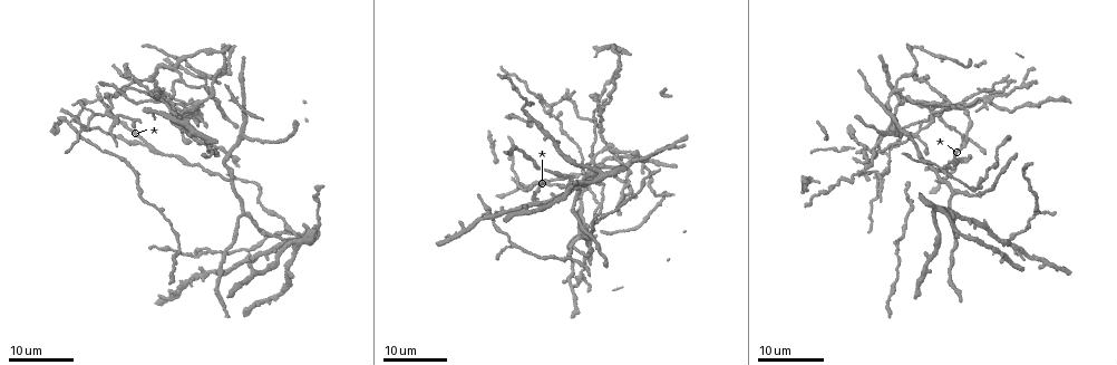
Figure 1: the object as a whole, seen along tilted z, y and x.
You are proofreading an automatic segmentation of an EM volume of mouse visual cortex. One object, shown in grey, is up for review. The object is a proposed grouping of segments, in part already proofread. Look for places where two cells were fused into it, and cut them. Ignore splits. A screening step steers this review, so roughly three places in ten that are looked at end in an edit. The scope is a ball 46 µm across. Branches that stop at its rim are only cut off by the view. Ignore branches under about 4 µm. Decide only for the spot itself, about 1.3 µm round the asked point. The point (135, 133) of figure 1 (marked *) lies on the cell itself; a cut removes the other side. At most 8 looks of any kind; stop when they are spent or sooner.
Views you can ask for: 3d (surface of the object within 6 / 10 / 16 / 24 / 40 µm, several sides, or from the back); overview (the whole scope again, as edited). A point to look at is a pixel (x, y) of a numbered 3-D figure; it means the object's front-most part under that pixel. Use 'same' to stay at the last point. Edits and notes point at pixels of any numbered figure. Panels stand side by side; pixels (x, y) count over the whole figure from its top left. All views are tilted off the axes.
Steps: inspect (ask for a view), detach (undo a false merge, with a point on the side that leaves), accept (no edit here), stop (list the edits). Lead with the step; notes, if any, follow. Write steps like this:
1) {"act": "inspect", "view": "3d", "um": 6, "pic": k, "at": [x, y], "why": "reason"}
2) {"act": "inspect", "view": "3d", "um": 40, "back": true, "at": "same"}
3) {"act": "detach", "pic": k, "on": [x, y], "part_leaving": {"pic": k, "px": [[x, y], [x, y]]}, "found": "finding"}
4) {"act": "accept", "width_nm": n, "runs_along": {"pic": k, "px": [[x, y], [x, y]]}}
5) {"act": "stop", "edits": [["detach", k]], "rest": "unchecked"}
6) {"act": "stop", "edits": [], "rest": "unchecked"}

{"act": "inspect", "view": "3d", "um": 24, "pic": 1, "at": [932, 110], "why": "side arm on a straight run"}

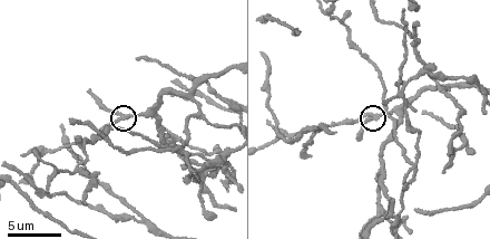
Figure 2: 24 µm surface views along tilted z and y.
{"act": "inspect", "view": "3d", "um": 10, "pic": 2, "at": [120, 115]}

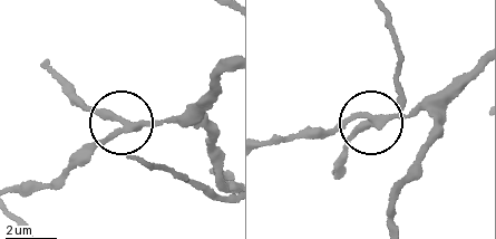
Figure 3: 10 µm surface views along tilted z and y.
{"act": "inspect", "view": "3d", "um": 6, "pic": 3, "at": [372, 125]}

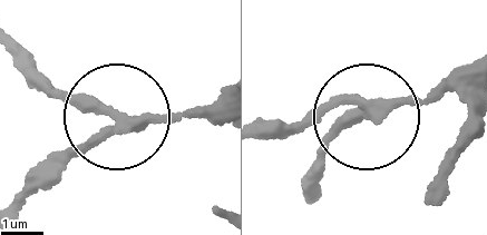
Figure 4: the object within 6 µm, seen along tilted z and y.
{"act": "accept", "side_arm_um": 5, "found": "all the same cell"}

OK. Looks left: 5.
{"act": "inspect", "view": "3d", "um": 6, "pic": 2, "at": [175, 137], "why": "three-way junction"}

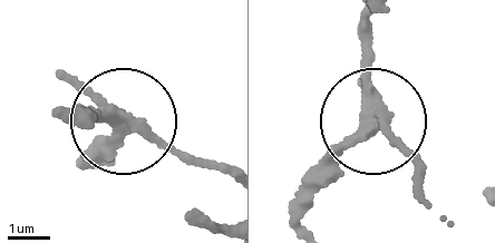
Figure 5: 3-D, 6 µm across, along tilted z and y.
{"act": "detach", "pic": 5, "on": [64, 71], "side_arm_um": 7, "part_leaving": {"pic": 5, "px": [[119, 118], [225, 167]]}, "found": "a second cell is stuck on"}

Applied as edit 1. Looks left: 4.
{"act": "inspect", "view": "3d", "um": 16, "pic": 1, "at": [241, 134]}

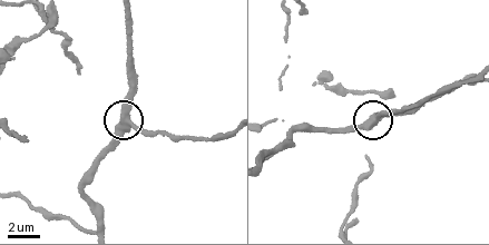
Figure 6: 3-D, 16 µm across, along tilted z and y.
{"act": "inspect", "view": "3d", "um": 10, "pic": 6, "at": [376, 120]}

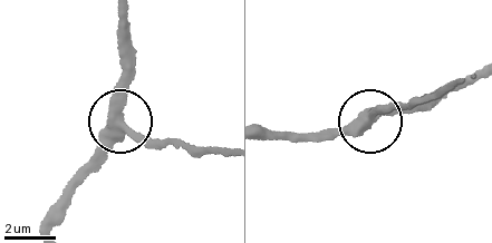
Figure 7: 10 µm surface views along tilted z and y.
{"act": "accept", "arms": 3, "runs_along": {"pic": 7, "px": [[52, 222], [116, 141], [131, 56]]}, "found": "one cell here"}

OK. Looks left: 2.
{"act": "inspect", "view": "3d", "um": 24, "pic": 1, "at": [232, 182], "why": "arms part here"}

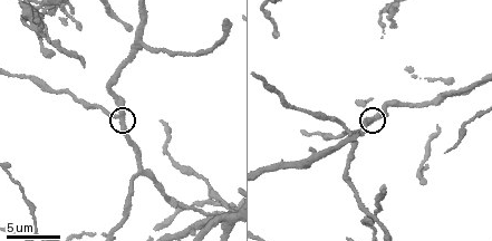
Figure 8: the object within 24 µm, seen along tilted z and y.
{"act": "inspect", "view": "3d", "um": 6, "pic": 8, "at": [373, 119], "why": "closer look"}

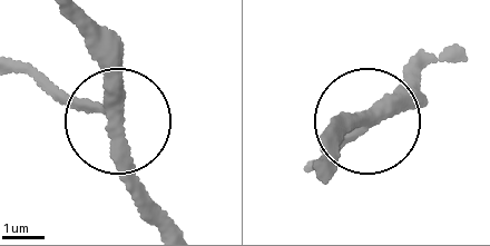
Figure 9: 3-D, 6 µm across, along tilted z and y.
{"act": "accept", "runs_along": {"pic": 9, "px": [[17, 62], [116, 109], [78, 15]]}, "found": "continuous, no second cell"}

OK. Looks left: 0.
{"act": "stop", "edits": [["detach", 5]], "rest": "unchecked"}

